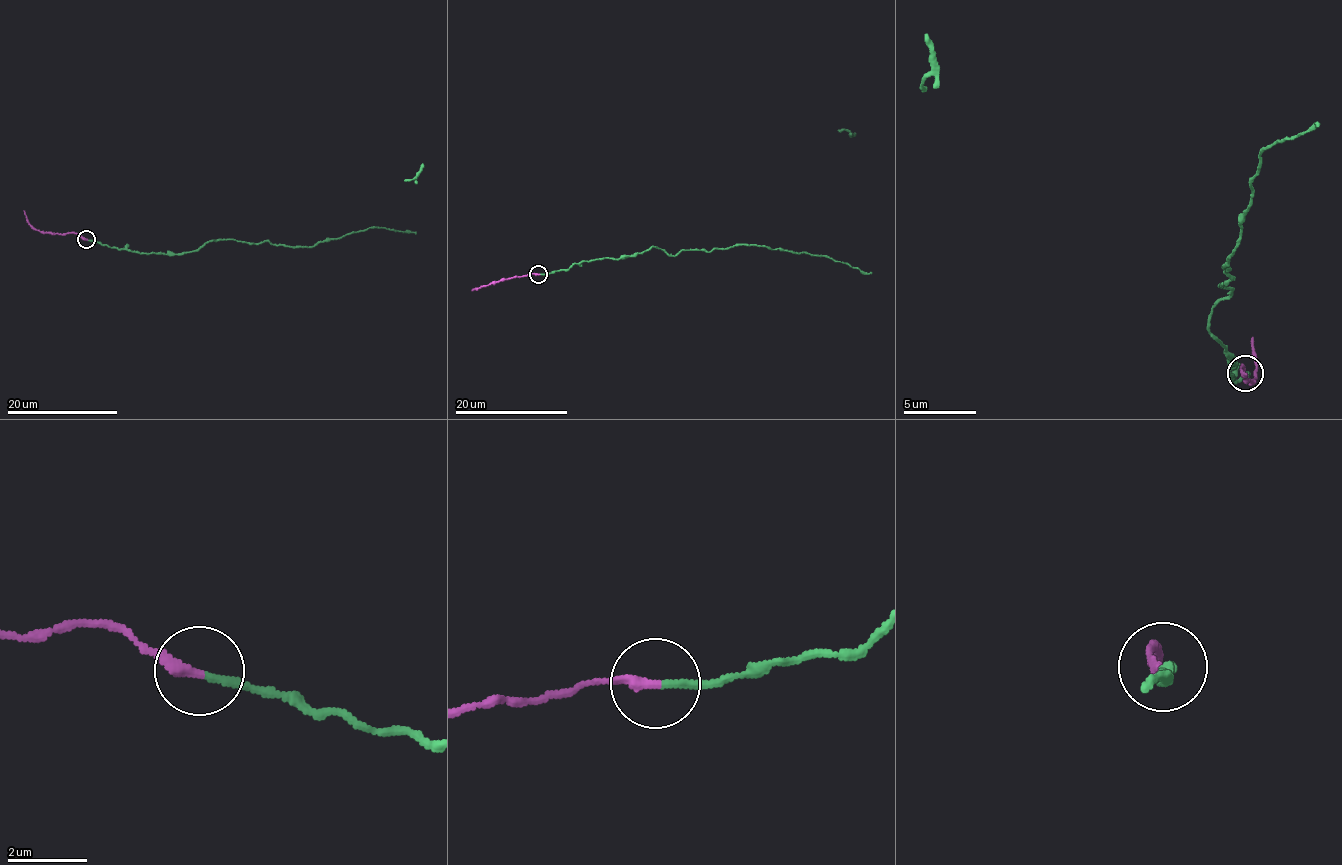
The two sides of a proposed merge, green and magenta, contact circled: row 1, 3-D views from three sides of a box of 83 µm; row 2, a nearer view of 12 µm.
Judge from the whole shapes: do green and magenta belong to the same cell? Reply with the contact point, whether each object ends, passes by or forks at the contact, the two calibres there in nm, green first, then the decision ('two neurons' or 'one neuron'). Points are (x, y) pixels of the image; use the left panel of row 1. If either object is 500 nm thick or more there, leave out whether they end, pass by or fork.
place (86, 239); green ends; magenta ends; calibres 180 and 280 nm; two neurons

